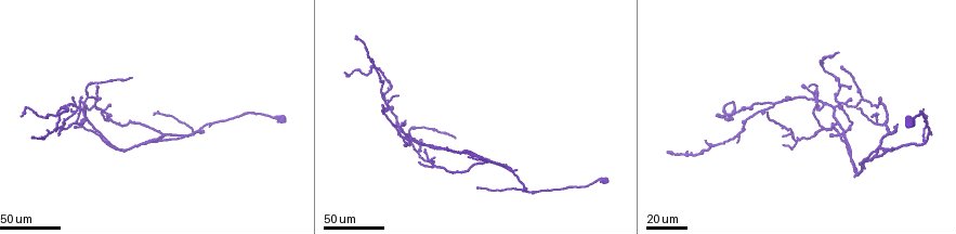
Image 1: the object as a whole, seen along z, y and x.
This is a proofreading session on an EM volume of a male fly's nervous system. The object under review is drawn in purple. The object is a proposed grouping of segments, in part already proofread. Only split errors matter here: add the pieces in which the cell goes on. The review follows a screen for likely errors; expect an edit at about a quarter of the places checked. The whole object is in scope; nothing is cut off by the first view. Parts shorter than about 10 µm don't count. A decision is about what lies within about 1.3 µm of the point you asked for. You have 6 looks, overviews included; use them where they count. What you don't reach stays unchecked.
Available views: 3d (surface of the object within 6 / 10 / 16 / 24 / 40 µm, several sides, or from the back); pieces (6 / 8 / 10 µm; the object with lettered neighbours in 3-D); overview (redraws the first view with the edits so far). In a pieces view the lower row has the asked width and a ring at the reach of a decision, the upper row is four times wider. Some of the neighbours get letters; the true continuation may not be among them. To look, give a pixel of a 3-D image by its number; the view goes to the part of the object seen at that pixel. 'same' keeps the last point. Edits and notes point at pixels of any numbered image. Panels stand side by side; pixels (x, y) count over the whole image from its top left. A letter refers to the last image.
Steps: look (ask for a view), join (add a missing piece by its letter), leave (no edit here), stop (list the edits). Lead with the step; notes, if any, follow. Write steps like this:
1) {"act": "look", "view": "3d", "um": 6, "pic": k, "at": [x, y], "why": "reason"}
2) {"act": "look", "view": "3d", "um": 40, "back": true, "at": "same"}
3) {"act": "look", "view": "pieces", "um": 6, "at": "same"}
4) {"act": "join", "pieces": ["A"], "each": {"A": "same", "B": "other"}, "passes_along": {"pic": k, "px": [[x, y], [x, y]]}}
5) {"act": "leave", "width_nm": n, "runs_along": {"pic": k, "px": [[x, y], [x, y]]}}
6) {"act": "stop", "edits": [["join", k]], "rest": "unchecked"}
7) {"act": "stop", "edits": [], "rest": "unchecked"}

{"act": "look", "view": "3d", "um": 24, "pic": 1, "at": [155, 115], "why": "thin end"}

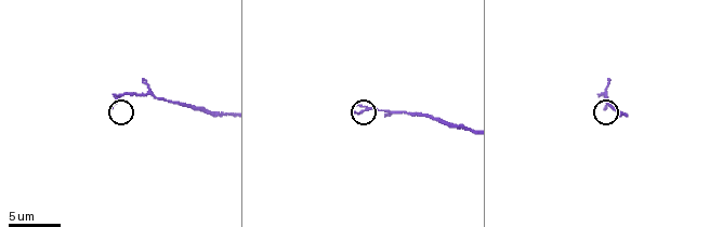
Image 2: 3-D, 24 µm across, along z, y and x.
{"act": "look", "view": "pieces", "um": 10, "pic": 2, "at": [606, 107]}

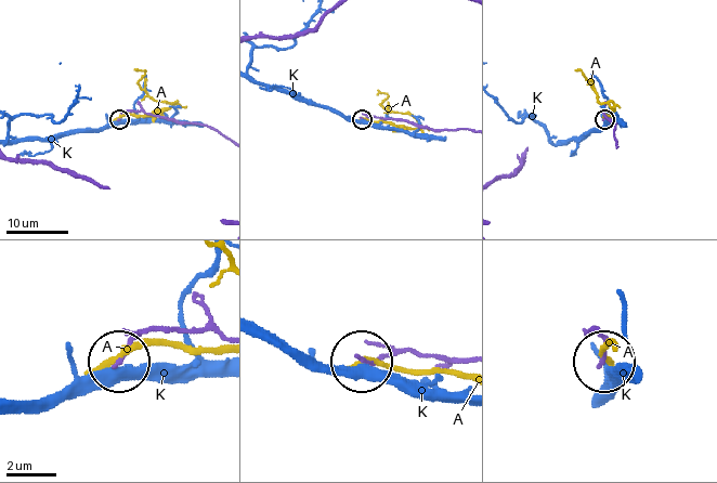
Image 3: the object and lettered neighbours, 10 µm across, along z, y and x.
{"act": "leave", "each": {"A": "other", "K": "other"}, "found": "no lettered piece goes on from it"}

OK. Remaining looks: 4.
{"act": "look", "view": "3d", "um": 40, "pic": 1, "at": [420, 160], "why": "free end"}

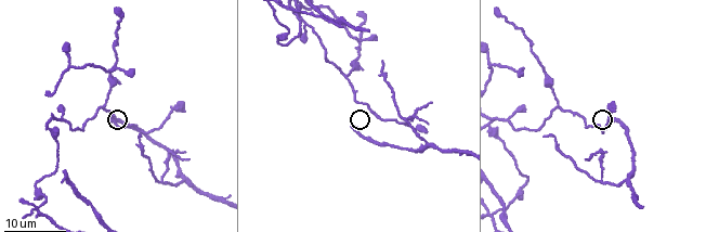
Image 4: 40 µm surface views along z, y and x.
{"act": "look", "view": "pieces", "um": 6, "pic": 4, "at": [351, 126]}

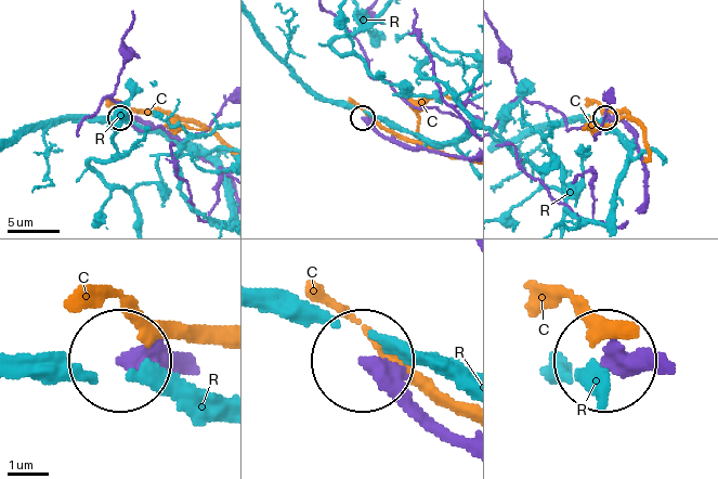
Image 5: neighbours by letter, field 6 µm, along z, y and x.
{"act": "leave", "width_nm": 480, "each": {"C": "other", "R": "other"}, "runs_along": {"pic": 5, "px": [[465, 443], [413, 412], [365, 363]]}, "found": "none of them fits"}

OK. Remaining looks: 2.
{"act": "look", "view": "3d", "um": 40, "pic": 1, "at": [47, 129], "why": "tapers out"}

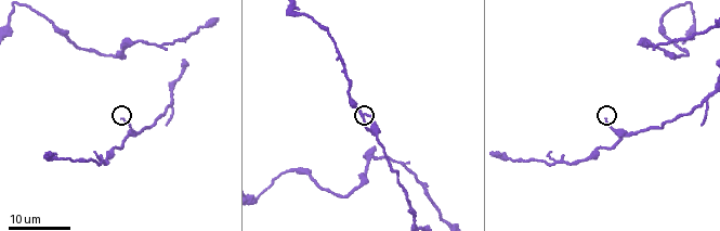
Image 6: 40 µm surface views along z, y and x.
{"act": "look", "view": "pieces", "um": 8, "pic": 6, "at": [605, 119], "why": "what lies round it"}

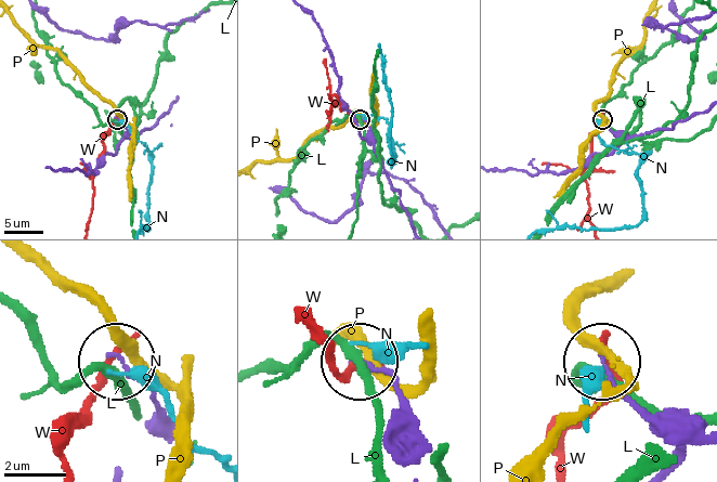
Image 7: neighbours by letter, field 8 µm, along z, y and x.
{"act": "leave", "each": {"L": "other", "N": "other", "P": "other", "W": "other"}, "found": "no lettered piece goes on from it"}

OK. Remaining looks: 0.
{"act": "stop", "edits": [], "rest": "unchecked"}

